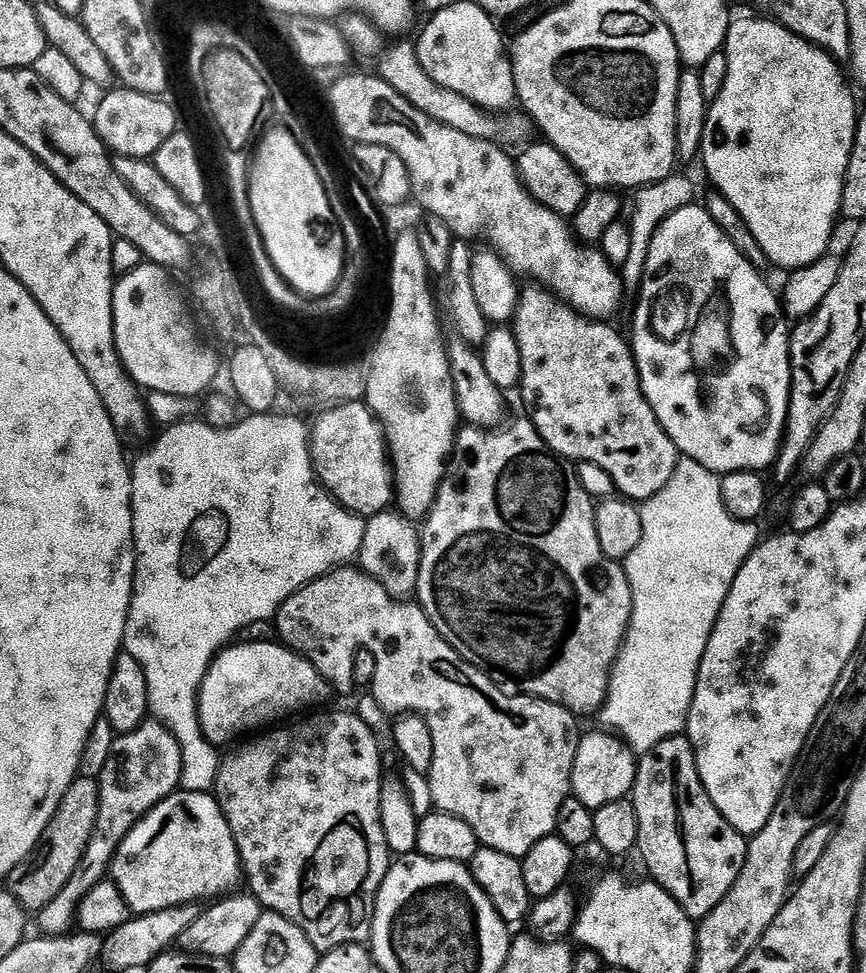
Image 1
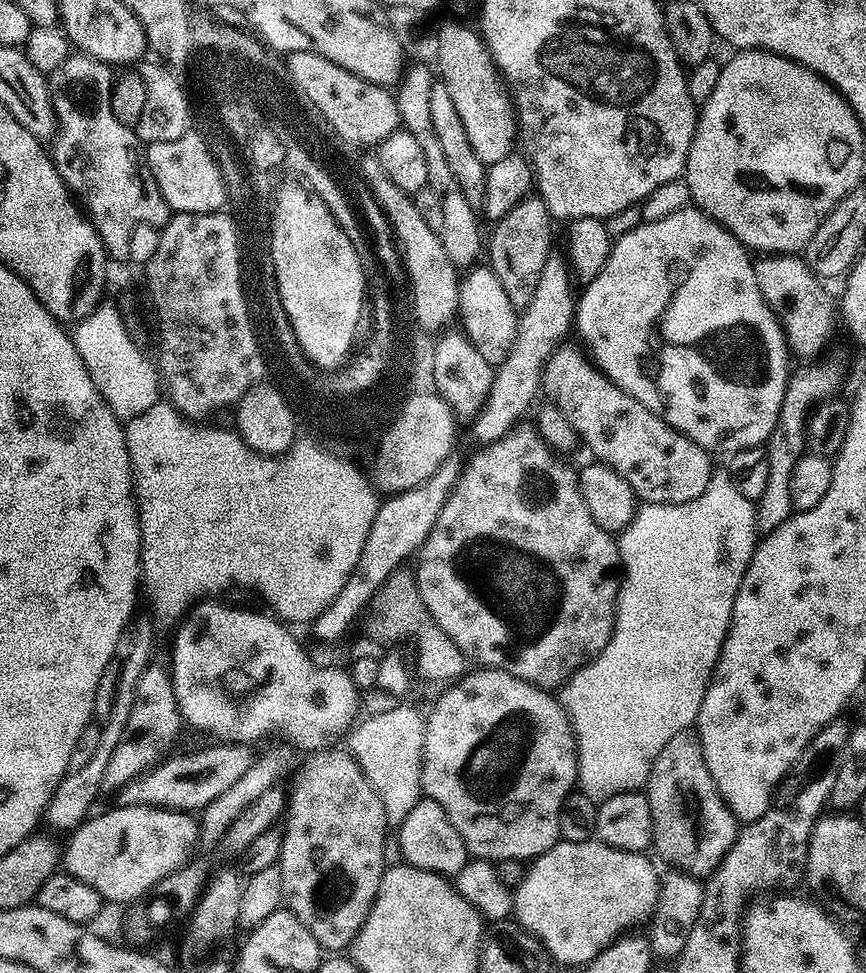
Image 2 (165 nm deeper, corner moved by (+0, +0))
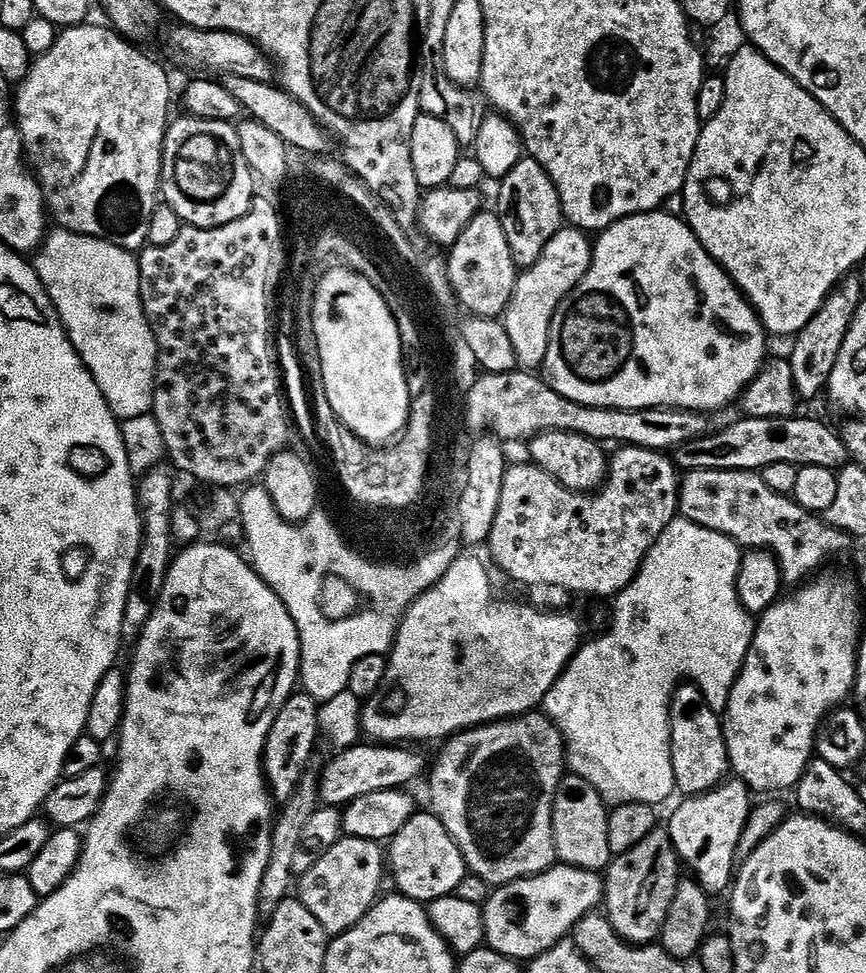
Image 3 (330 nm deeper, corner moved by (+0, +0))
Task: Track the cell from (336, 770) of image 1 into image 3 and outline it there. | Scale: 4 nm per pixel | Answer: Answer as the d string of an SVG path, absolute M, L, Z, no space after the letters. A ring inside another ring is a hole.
M345 835L334 846L325 848L307 865L305 874L300 879L298 899L304 903L306 910L310 910L310 914L314 914L314 918L318 918L318 922L322 922L322 930L326 930L329 937L335 938L353 928L372 909L381 895L380 883L384 876L386 880L385 849L377 841Z

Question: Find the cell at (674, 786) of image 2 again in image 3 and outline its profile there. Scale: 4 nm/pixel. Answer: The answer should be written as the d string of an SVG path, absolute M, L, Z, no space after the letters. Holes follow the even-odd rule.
M691 682L681 683L672 694L672 765L676 787L688 798L725 783L730 772L721 713L706 703Z

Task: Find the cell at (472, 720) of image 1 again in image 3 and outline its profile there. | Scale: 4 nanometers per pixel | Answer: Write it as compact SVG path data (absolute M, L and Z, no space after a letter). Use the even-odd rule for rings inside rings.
M539 711L526 712L513 715L507 720L493 720L491 724L478 724L475 728L468 728L464 732L457 732L455 736L449 736L443 741L440 757L432 768L432 777L428 780L428 796L432 799L430 811L437 816L446 826L450 838L460 847L460 853L464 855L464 863L467 871L473 876L482 878L489 886L503 886L512 884L515 880L525 880L527 876L542 874L547 868L557 863L556 847L554 846L554 830L552 829L552 811L554 810L554 798L560 785L560 781L566 775L566 749L564 736L556 729L555 724L547 715Z

